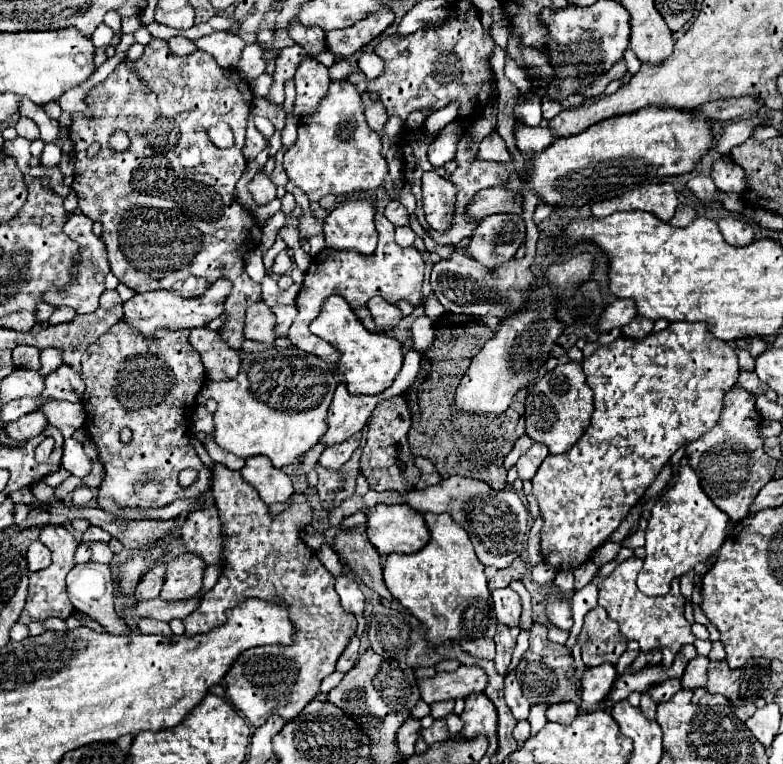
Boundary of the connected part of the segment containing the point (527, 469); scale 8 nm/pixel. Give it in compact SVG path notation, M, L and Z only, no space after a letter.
M535 442L535 444L519 458L519 462L515 464L515 468L517 468L517 472L519 472L519 478L521 478L521 480L531 480L531 478L535 476L537 468L541 466L541 462L543 462L547 456L549 456L547 446L543 446L541 442Z

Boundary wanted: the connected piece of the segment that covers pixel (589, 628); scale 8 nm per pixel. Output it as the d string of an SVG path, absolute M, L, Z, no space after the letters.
M597 606L585 616L579 644L585 666L599 666L603 662L615 664L627 648L627 638L619 632L617 622L609 618L605 608Z

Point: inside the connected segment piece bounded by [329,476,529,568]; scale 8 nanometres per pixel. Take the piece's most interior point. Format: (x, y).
(497, 522)

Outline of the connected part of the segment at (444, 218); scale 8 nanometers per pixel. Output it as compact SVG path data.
M434 170L424 172L421 194L425 218L437 232L447 232L453 224L455 212L455 186Z

